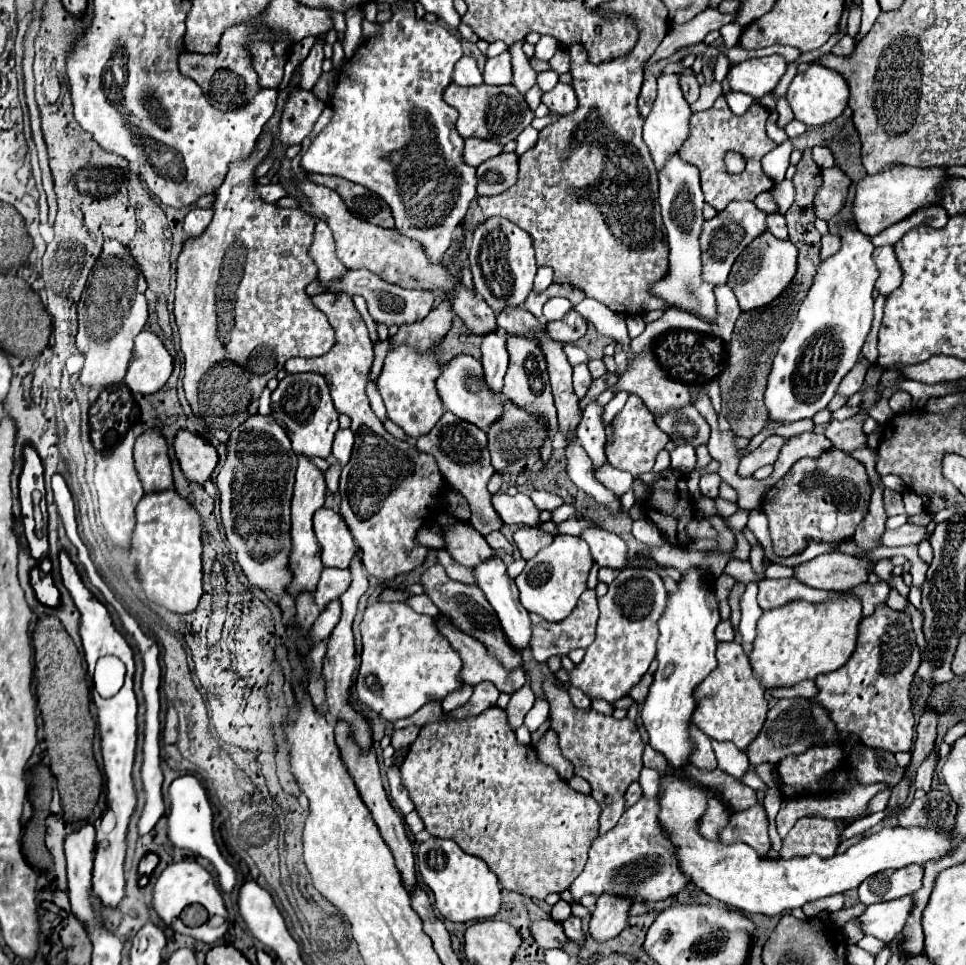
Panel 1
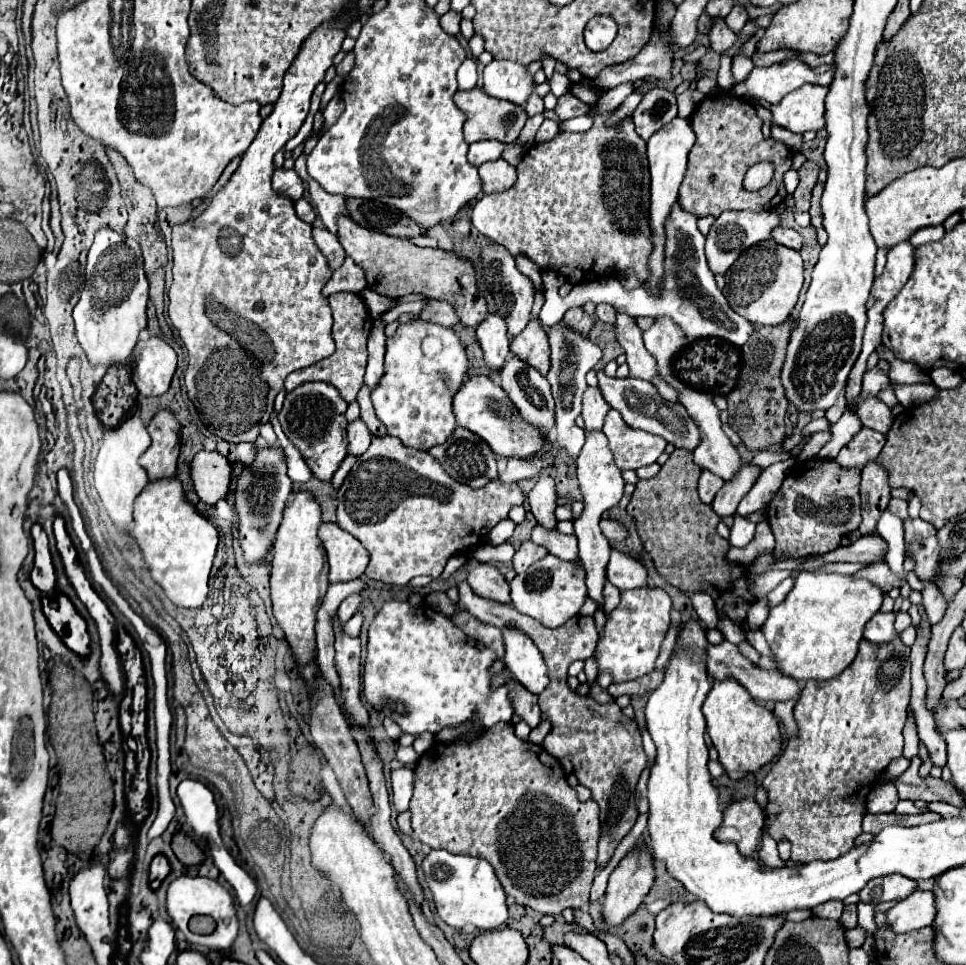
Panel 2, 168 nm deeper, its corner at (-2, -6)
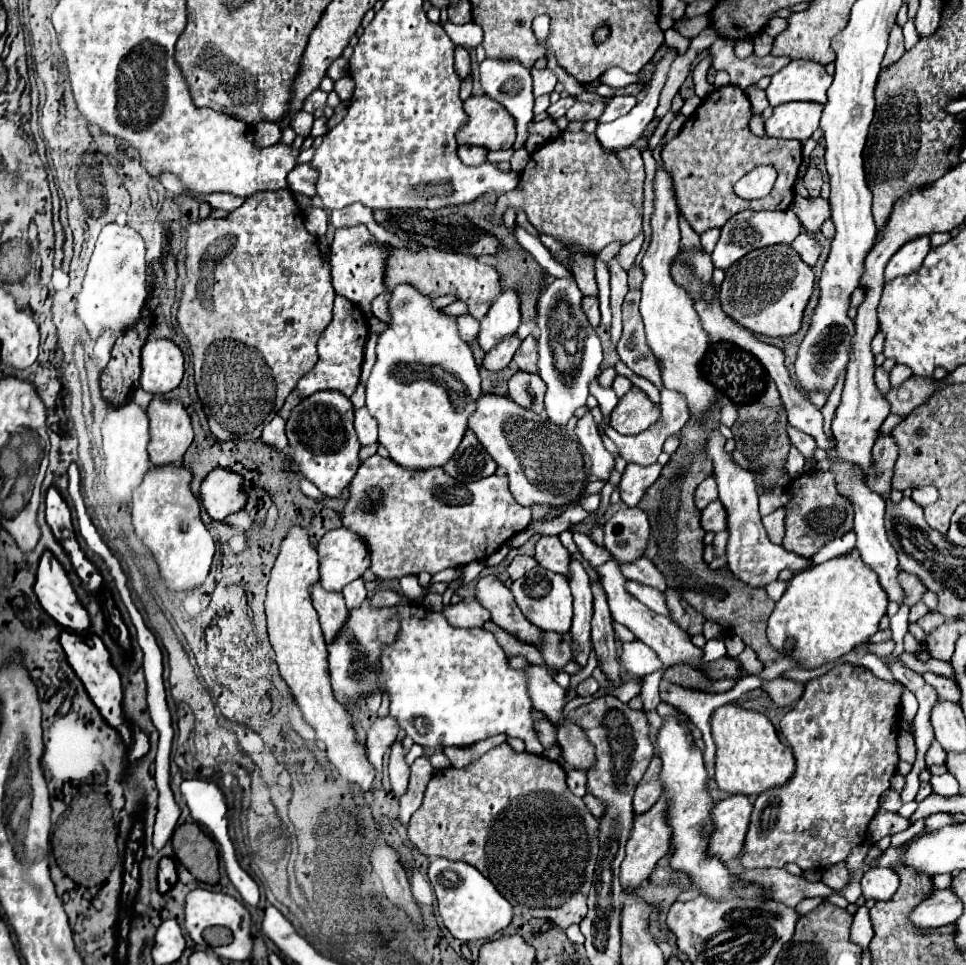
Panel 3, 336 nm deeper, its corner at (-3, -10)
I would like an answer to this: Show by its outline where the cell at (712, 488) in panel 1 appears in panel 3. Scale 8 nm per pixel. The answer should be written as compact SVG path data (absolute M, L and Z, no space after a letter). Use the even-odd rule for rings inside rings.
M712 477L704 479L698 487L696 487L696 493L694 493L694 501L696 501L696 507L702 511L708 503L716 501L718 499L718 491L716 491L716 481Z

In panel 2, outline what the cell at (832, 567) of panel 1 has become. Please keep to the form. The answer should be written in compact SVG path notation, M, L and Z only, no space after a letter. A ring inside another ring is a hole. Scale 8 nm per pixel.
M871 563L863 569L859 569L855 575L851 575L855 579L869 579L873 585L881 587L883 591L891 591L893 587L901 587L901 581L891 573L889 565L883 563Z

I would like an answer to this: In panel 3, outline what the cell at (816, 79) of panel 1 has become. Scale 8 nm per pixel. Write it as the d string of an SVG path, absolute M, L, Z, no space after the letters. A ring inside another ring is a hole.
M784 103L784 107L776 107L772 117L764 121L764 129L766 135L774 131L770 135L778 139L806 141L818 129L820 115L822 107L816 103Z

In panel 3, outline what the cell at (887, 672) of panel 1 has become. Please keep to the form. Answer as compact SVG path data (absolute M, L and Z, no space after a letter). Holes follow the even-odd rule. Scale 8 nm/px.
M838 663L826 675L806 683L800 701L780 721L780 731L796 757L796 773L784 787L756 797L740 859L744 869L784 867L786 863L796 863L804 871L822 871L842 863L850 849L866 841L868 823L880 807L882 793L890 789L890 779L898 765L896 737L900 731L900 697L900 683L882 681L868 669L846 663Z

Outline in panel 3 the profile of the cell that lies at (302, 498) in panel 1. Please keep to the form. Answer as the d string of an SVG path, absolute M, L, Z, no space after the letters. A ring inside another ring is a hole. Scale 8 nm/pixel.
M292 527L286 539L282 541L280 555L274 563L268 581L268 595L264 601L266 619L268 619L268 637L276 653L276 665L280 677L290 687L304 715L304 721L316 731L316 739L324 745L328 761L336 767L338 775L344 777L348 783L358 785L360 791L364 793L372 793L376 769L370 765L366 757L366 749L356 737L348 711L332 695L332 687L328 679L326 641L320 631L318 615L310 599L310 587L320 579L318 567L320 567L318 553L308 541L308 531L304 531L302 527Z

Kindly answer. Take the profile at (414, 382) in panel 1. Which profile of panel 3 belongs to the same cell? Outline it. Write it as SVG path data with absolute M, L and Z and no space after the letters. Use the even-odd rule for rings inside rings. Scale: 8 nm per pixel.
M408 283L396 285L388 297L388 313L392 321L378 337L376 363L366 383L366 409L380 425L378 443L390 451L390 459L394 463L408 471L444 467L458 449L468 429L468 417L476 411L476 401L482 395L478 367L470 347L458 335L456 317L434 307L430 295L420 293Z

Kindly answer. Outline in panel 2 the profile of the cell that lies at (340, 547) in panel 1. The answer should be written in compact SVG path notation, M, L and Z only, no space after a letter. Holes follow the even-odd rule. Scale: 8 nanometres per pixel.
M321 523L319 539L327 551L331 583L351 581L365 571L369 555L361 547L359 539L339 529L335 523Z

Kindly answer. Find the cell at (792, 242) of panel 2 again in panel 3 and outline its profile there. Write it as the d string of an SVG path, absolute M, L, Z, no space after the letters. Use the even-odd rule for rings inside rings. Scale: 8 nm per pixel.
M800 233L800 235L794 239L792 249L796 249L796 251L800 253L800 257L804 259L804 263L808 263L810 267L816 265L818 257L820 257L820 251L822 251L820 243L818 243L812 235L808 235L808 233Z

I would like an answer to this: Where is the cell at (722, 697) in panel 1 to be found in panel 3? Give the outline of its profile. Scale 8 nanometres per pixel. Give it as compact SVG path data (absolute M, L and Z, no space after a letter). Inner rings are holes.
M724 705L712 713L712 737L716 743L716 783L726 793L760 795L782 787L794 775L794 755L786 747L766 715L746 711L736 705Z

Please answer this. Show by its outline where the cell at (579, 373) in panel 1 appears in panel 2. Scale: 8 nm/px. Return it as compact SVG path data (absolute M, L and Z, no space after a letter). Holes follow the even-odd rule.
M587 387L582 396L581 416L584 419L584 430L587 433L603 431L603 419L607 417L609 403L603 399L599 387Z

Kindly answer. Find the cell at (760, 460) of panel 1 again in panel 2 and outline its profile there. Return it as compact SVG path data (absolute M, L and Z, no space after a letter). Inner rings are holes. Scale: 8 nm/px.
M749 463L749 465L743 465L739 469L739 473L735 475L735 479L731 479L729 483L725 483L721 487L721 491L715 495L711 507L713 511L719 515L719 517L725 517L725 515L733 515L739 501L749 493L749 489L753 487L753 483L757 481L757 477L761 475L761 467Z

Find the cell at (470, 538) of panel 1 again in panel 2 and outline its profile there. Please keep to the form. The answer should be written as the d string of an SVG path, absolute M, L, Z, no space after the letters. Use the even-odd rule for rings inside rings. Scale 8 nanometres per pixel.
M467 559L465 561L465 571L467 571L467 583L473 587L475 593L487 595L487 599L499 601L499 603L509 603L509 583L505 577L499 573L495 565L477 561L477 559Z

